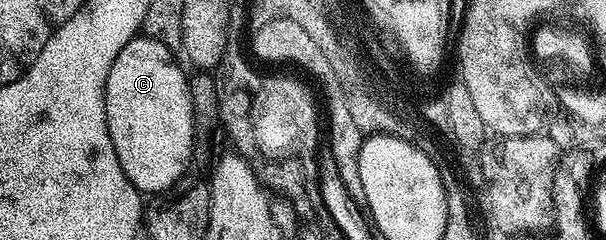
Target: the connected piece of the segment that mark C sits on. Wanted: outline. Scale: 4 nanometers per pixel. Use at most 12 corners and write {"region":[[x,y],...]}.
{"region":[[139,35],[116,55],[106,122],[143,195],[187,176],[188,73]]}

